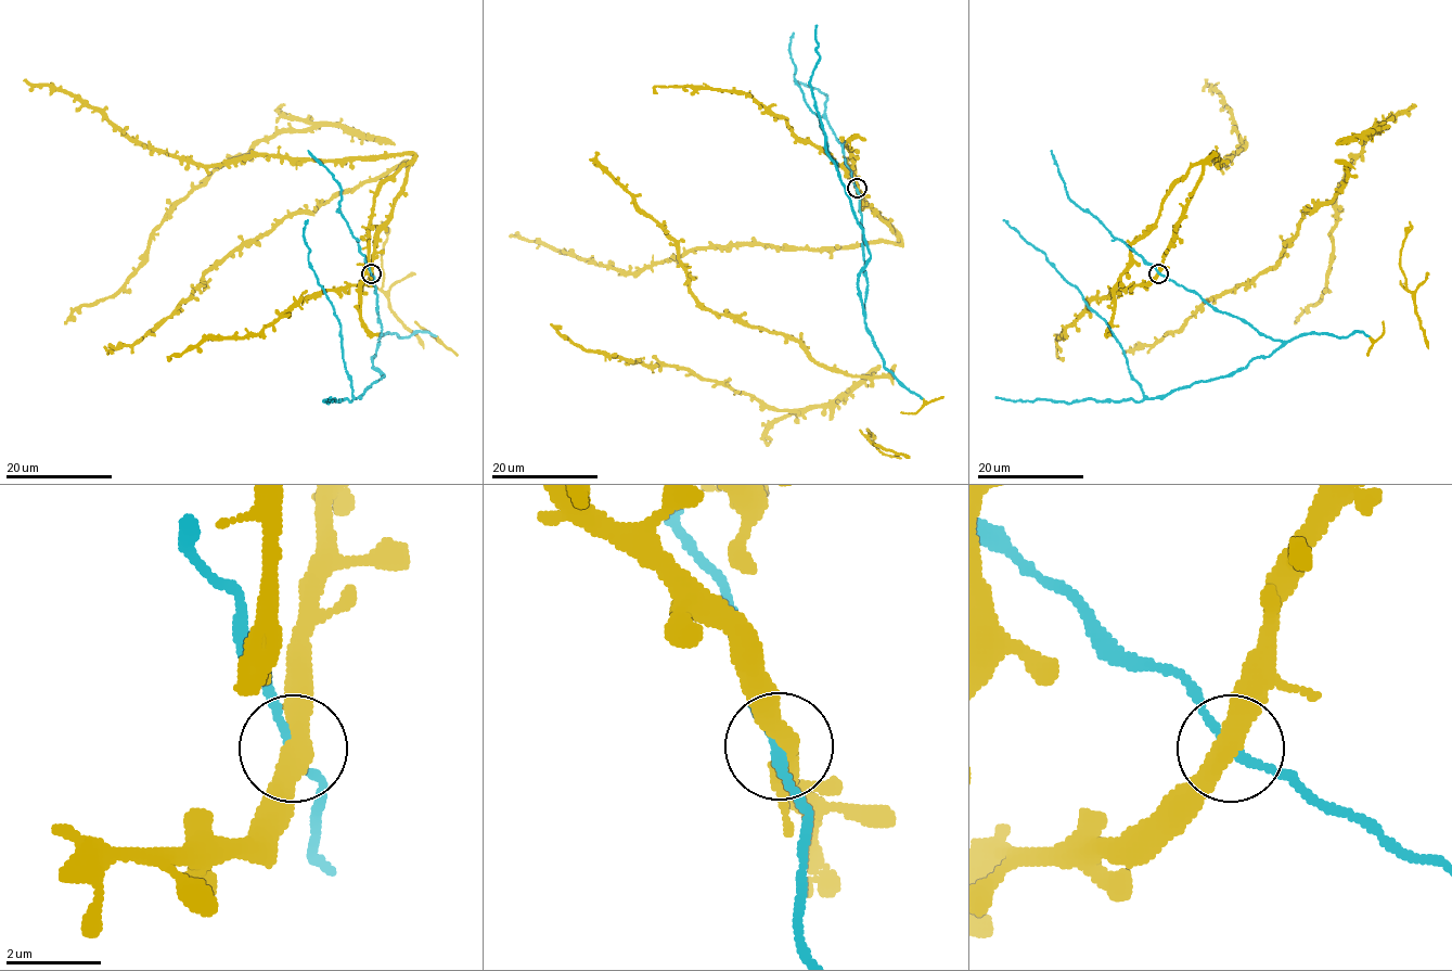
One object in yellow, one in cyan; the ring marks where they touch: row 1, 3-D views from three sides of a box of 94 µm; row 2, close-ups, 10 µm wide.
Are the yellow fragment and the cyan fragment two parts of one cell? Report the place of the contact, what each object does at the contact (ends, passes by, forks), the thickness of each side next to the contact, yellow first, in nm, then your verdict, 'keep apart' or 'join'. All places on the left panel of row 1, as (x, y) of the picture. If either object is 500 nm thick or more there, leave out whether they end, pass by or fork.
at (371, 273); yellow passes by; cyan passes by; 440 nm thick on the yellow side, 170 nm on the other; join

